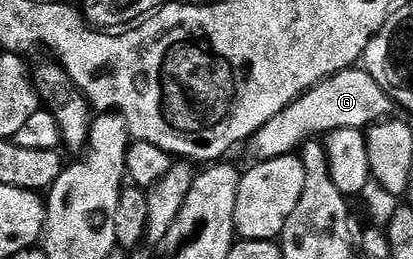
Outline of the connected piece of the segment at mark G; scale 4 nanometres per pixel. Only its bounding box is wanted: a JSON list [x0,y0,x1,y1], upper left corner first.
[249,69,393,161]

